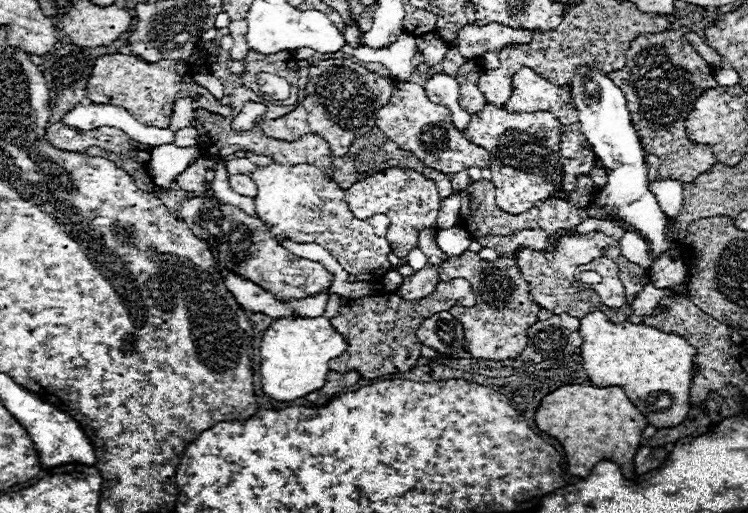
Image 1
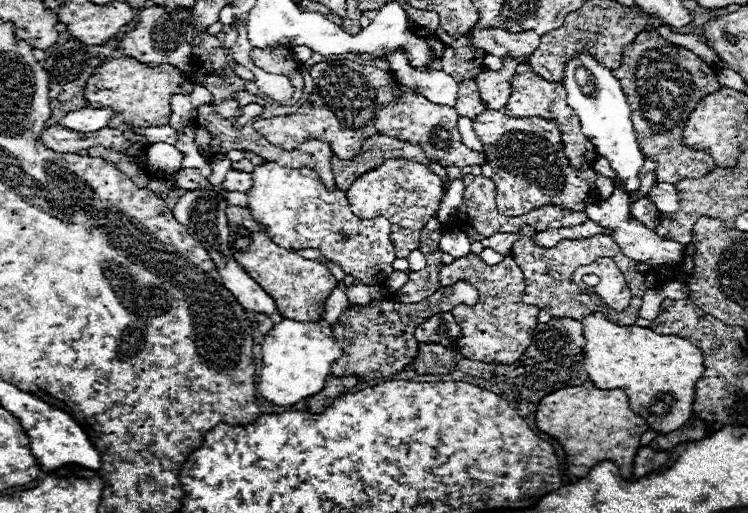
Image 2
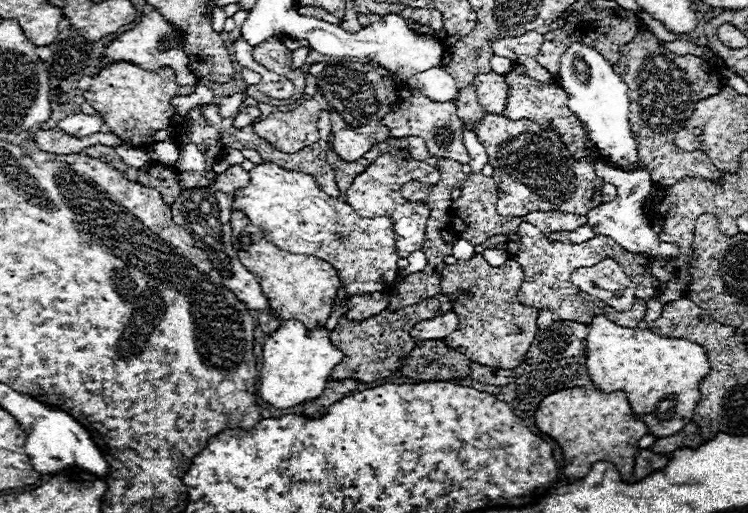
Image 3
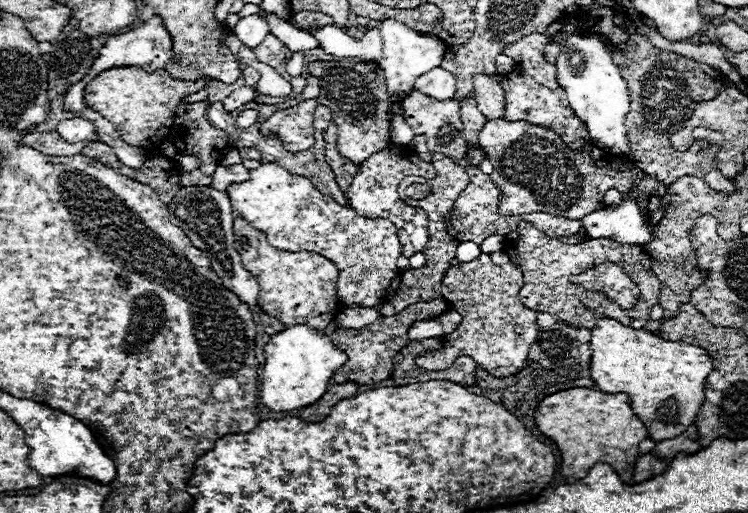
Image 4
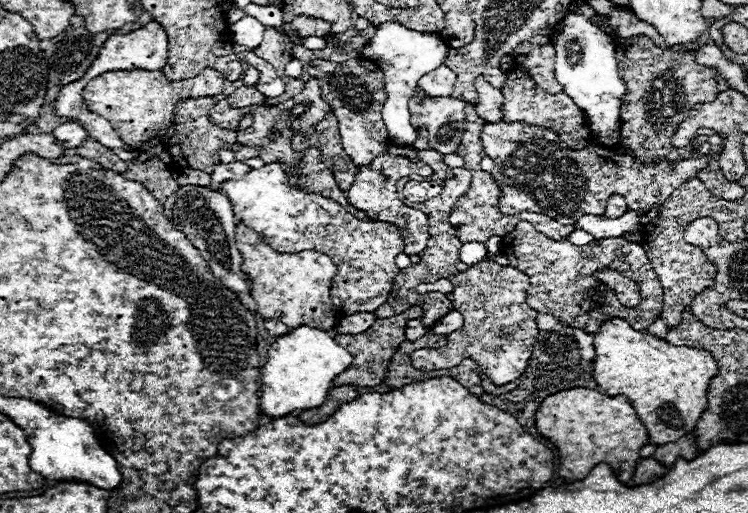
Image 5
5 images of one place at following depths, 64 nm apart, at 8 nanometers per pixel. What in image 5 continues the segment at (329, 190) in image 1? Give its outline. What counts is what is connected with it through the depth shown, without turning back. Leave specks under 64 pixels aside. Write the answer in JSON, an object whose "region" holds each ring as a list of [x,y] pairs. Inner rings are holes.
{"region":[[[266,164],[260,170],[250,170],[244,178],[240,180],[230,180],[220,184],[220,192],[228,194],[234,214],[238,222],[244,226],[256,230],[262,234],[264,242],[272,246],[272,250],[282,252],[282,254],[296,254],[300,250],[318,250],[322,254],[328,254],[332,262],[336,264],[336,276],[332,278],[332,288],[330,288],[330,298],[338,310],[344,310],[342,314],[354,314],[354,312],[374,312],[380,304],[384,304],[390,296],[392,282],[396,274],[400,272],[396,266],[396,256],[404,250],[404,240],[398,232],[396,226],[388,222],[364,222],[346,212],[338,202],[318,196],[318,194],[306,194],[302,190],[296,190],[288,184],[288,176],[282,170],[280,164]]]}

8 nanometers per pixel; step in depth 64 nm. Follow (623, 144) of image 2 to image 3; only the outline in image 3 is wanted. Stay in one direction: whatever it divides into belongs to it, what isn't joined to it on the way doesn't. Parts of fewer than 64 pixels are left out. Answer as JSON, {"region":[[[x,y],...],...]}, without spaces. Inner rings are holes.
{"region":[[[574,42],[560,58],[560,70],[556,82],[566,90],[570,110],[580,118],[586,136],[594,142],[598,152],[620,170],[628,172],[636,170],[638,154],[636,154],[636,140],[632,138],[628,122],[628,112],[630,112],[628,86],[614,72],[614,66],[592,46]]]}

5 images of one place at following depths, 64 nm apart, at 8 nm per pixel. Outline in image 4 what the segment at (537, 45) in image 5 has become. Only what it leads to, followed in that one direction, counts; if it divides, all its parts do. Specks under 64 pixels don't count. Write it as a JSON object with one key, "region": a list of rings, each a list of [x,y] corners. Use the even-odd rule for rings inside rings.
{"region":[[[532,34],[504,48],[504,54],[510,56],[516,64],[520,64],[520,68],[524,68],[526,74],[536,78],[536,82],[540,82],[542,86],[548,86],[550,90],[556,90],[560,88],[556,82],[556,68],[554,64],[544,60],[546,44],[550,44],[548,36]]]}

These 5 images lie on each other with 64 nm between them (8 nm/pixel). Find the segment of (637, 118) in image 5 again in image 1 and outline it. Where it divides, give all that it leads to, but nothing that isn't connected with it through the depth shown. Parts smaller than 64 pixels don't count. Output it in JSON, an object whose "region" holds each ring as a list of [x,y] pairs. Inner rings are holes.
{"region":[[[666,30],[660,34],[640,34],[626,50],[624,68],[610,74],[626,96],[632,124],[636,126],[640,144],[648,154],[660,158],[658,180],[692,182],[716,164],[710,146],[694,146],[684,128],[684,120],[704,90],[716,88],[714,70],[696,50],[682,40],[684,32]]]}

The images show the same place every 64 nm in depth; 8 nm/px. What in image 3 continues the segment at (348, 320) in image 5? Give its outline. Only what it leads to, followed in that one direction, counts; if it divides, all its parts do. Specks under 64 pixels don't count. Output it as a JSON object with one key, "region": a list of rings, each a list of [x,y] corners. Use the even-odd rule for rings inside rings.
{"region":[[[375,292],[373,294],[356,294],[348,298],[348,312],[344,314],[348,320],[366,320],[379,314],[389,304],[386,294]]]}

